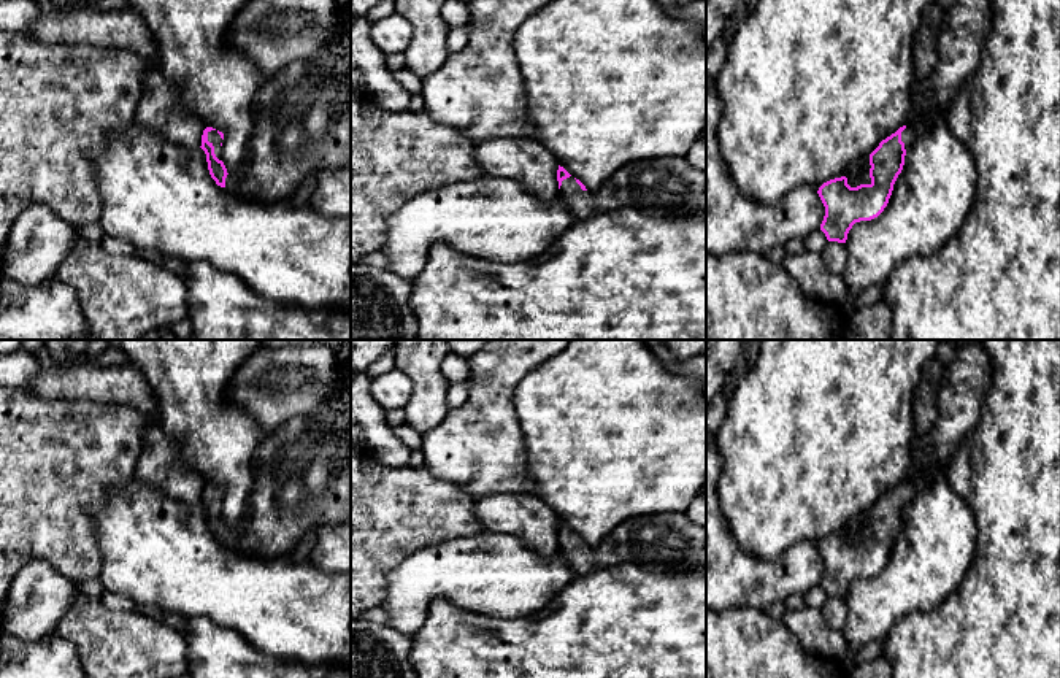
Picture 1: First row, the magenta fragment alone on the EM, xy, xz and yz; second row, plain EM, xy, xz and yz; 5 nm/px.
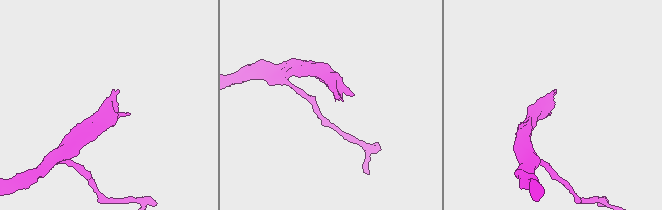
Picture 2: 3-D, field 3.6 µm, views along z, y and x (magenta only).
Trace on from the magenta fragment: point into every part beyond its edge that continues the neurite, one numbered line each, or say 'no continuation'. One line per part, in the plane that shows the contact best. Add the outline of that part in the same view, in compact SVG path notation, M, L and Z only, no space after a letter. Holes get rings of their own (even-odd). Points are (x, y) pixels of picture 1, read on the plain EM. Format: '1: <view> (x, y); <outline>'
1: xy (213, 493); M211 486L208 487L208 497L214 502L214 510L219 516L222 516L222 494L221 491L217 489L217 486Z

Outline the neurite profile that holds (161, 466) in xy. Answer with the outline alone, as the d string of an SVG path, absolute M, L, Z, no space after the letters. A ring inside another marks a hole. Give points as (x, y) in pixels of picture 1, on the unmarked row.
M157 422L143 437L135 480L184 505L200 503L206 484L206 480L184 460L181 443L170 438Z

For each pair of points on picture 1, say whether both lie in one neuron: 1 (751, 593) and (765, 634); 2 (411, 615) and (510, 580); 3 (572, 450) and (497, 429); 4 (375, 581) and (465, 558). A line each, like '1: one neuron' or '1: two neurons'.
1: two neurons
2: one neuron
3: two neurons
4: two neurons

